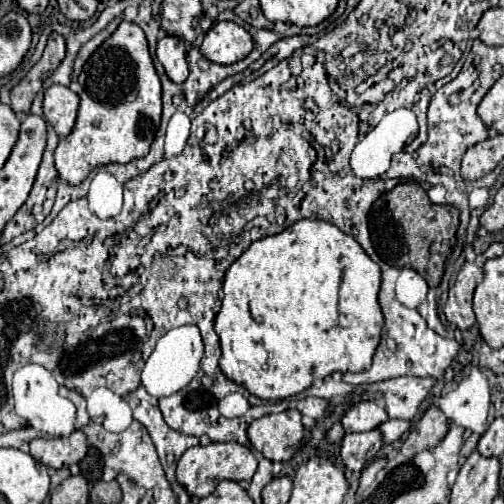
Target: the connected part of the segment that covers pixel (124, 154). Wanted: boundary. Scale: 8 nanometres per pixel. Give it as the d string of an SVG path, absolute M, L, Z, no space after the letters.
M123 20L117 26L117 30L105 40L105 44L101 44L101 48L97 48L89 56L89 60L83 66L83 72L79 74L79 84L81 84L81 92L79 92L81 102L79 102L77 122L71 134L61 138L59 146L55 148L55 168L59 176L69 184L79 184L97 166L109 162L127 164L133 158L145 156L161 122L161 82L149 54L145 32L135 22Z

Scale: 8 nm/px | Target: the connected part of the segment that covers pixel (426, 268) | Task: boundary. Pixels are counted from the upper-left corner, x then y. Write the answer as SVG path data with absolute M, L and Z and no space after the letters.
M417 182L397 184L393 190L377 198L369 212L371 242L379 258L395 268L413 268L425 278L429 288L437 288L443 278L445 260L455 246L457 226L459 210L447 204L433 204Z

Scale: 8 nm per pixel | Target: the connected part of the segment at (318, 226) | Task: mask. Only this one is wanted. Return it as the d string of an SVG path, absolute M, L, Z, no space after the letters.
M299 220L297 224L285 228L283 232L275 234L275 236L267 236L261 240L255 240L243 254L239 260L235 260L229 270L225 272L225 282L223 282L223 300L221 300L221 310L215 318L215 332L221 340L221 360L219 360L219 368L221 372L245 386L249 390L249 394L261 398L261 400L283 400L283 398L291 398L297 396L299 392L303 392L305 388L309 388L315 380L325 378L329 374L333 374L335 370L339 372L361 372L367 370L371 366L371 358L373 352L379 344L381 338L381 328L383 328L383 314L377 302L377 294L379 294L379 284L381 284L381 270L379 266L365 254L365 250L359 246L359 242L341 232L337 226L325 222L325 220Z

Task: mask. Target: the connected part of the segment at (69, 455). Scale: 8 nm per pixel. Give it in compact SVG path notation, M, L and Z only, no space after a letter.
M81 430L61 438L35 438L29 444L29 454L49 468L69 468L87 454L87 440Z

